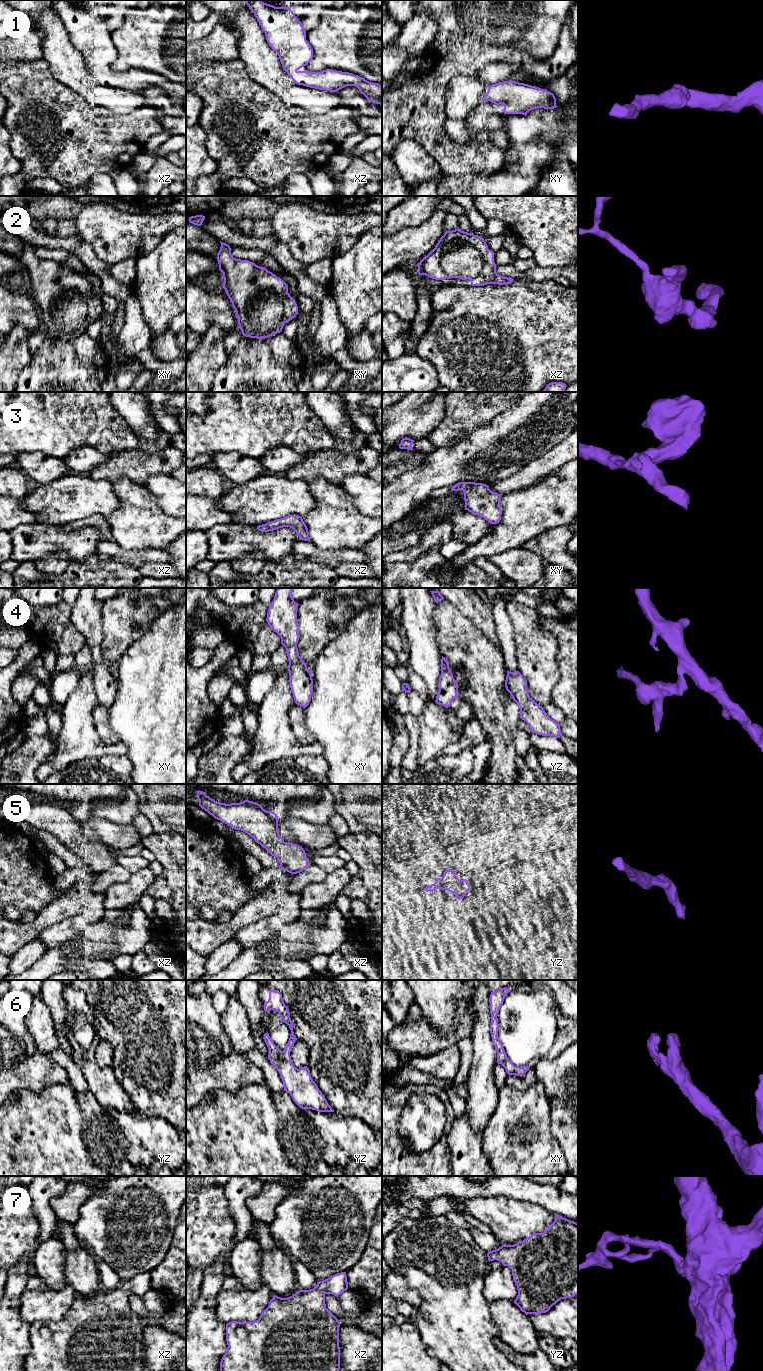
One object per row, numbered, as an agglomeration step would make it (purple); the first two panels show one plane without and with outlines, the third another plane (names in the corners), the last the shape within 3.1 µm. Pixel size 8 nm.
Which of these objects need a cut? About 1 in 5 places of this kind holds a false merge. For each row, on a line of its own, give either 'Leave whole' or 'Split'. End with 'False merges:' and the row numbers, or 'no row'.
1: Leave whole
2: Leave whole
3: Leave whole
4: Leave whole
5: Leave whole
6: Leave whole
7: Leave whole
False merges: no row

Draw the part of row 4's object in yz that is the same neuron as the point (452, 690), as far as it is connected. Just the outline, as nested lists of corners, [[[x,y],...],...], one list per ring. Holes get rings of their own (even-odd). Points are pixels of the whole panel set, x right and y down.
[[[442,656],[441,675],[439,677],[439,691],[435,702],[448,708],[450,707],[453,699],[457,696],[459,696],[457,683],[450,670],[448,661]]]

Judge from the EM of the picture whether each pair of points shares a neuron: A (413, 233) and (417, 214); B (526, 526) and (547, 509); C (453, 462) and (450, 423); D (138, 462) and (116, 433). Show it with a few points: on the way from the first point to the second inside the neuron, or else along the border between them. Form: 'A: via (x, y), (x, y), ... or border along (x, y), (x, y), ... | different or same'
A: border along (433, 211), (417, 225), (407, 225), (393, 234) | different
B: via (531, 521), (542, 510) | same
C: border along (471, 431), (454, 443), (437, 448) | different
D: border along (118, 450), (141, 449), (150, 454) | different

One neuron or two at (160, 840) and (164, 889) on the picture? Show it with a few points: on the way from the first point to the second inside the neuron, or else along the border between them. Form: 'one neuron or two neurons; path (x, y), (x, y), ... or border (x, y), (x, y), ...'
one neuron; path (168, 852), (168, 877)

